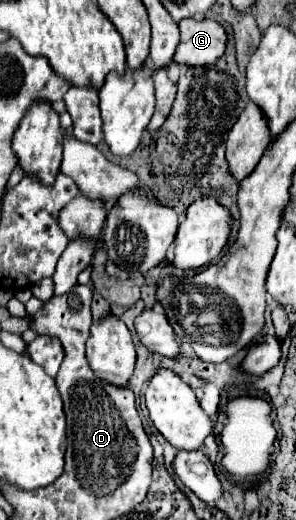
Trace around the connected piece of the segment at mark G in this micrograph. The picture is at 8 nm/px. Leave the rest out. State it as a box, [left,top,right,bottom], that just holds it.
[173,18,225,66]

